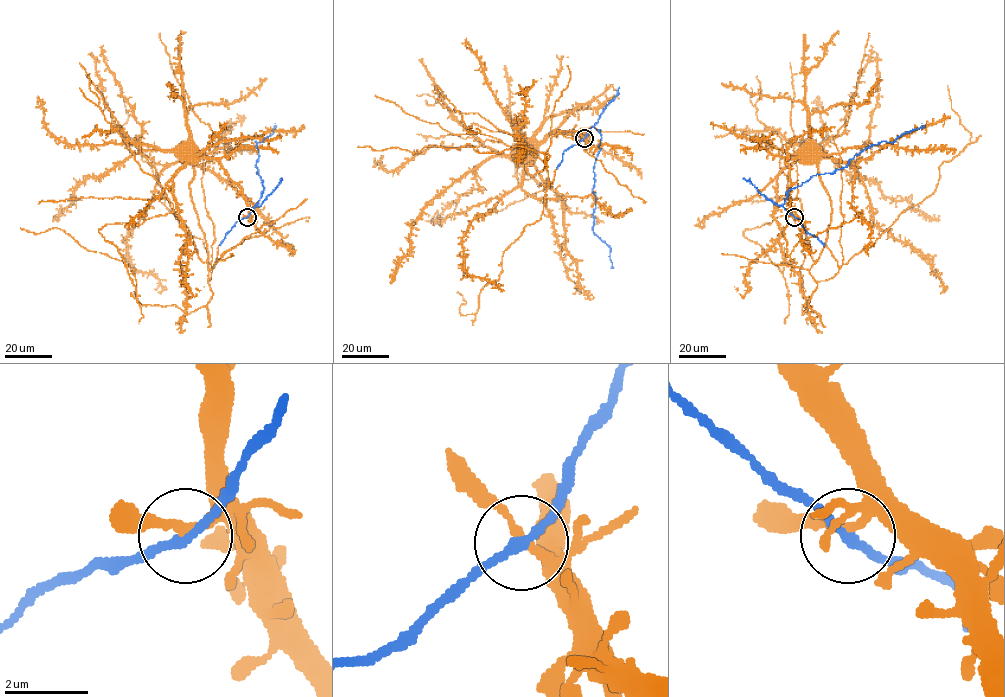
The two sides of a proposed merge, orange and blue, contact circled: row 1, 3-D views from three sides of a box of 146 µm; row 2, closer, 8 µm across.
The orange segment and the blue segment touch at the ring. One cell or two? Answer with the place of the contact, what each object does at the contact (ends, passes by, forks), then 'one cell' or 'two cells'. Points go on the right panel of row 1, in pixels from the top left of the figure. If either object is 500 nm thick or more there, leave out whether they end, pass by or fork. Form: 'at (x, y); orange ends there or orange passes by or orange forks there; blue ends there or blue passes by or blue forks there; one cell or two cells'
at (794, 217); orange passes by; blue passes by; one cell

